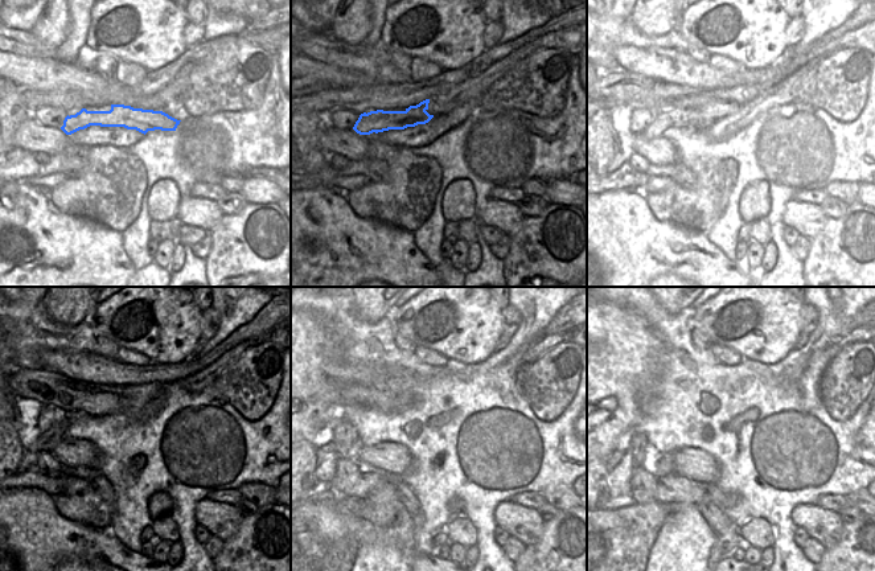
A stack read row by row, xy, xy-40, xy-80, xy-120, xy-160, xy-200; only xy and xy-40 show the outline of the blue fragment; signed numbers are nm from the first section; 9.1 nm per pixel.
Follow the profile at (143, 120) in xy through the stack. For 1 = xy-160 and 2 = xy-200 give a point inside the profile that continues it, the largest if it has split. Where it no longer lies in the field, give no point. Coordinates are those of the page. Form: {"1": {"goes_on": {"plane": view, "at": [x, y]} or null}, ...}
{"1": {"goes_on": {"plane": "xy-160", "at": [345, 435]}}, "2": {"goes_on": {"plane": "xy-200", "at": [639, 440]}}}

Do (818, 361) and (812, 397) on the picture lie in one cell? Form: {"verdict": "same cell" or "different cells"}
{"verdict": "same cell"}

